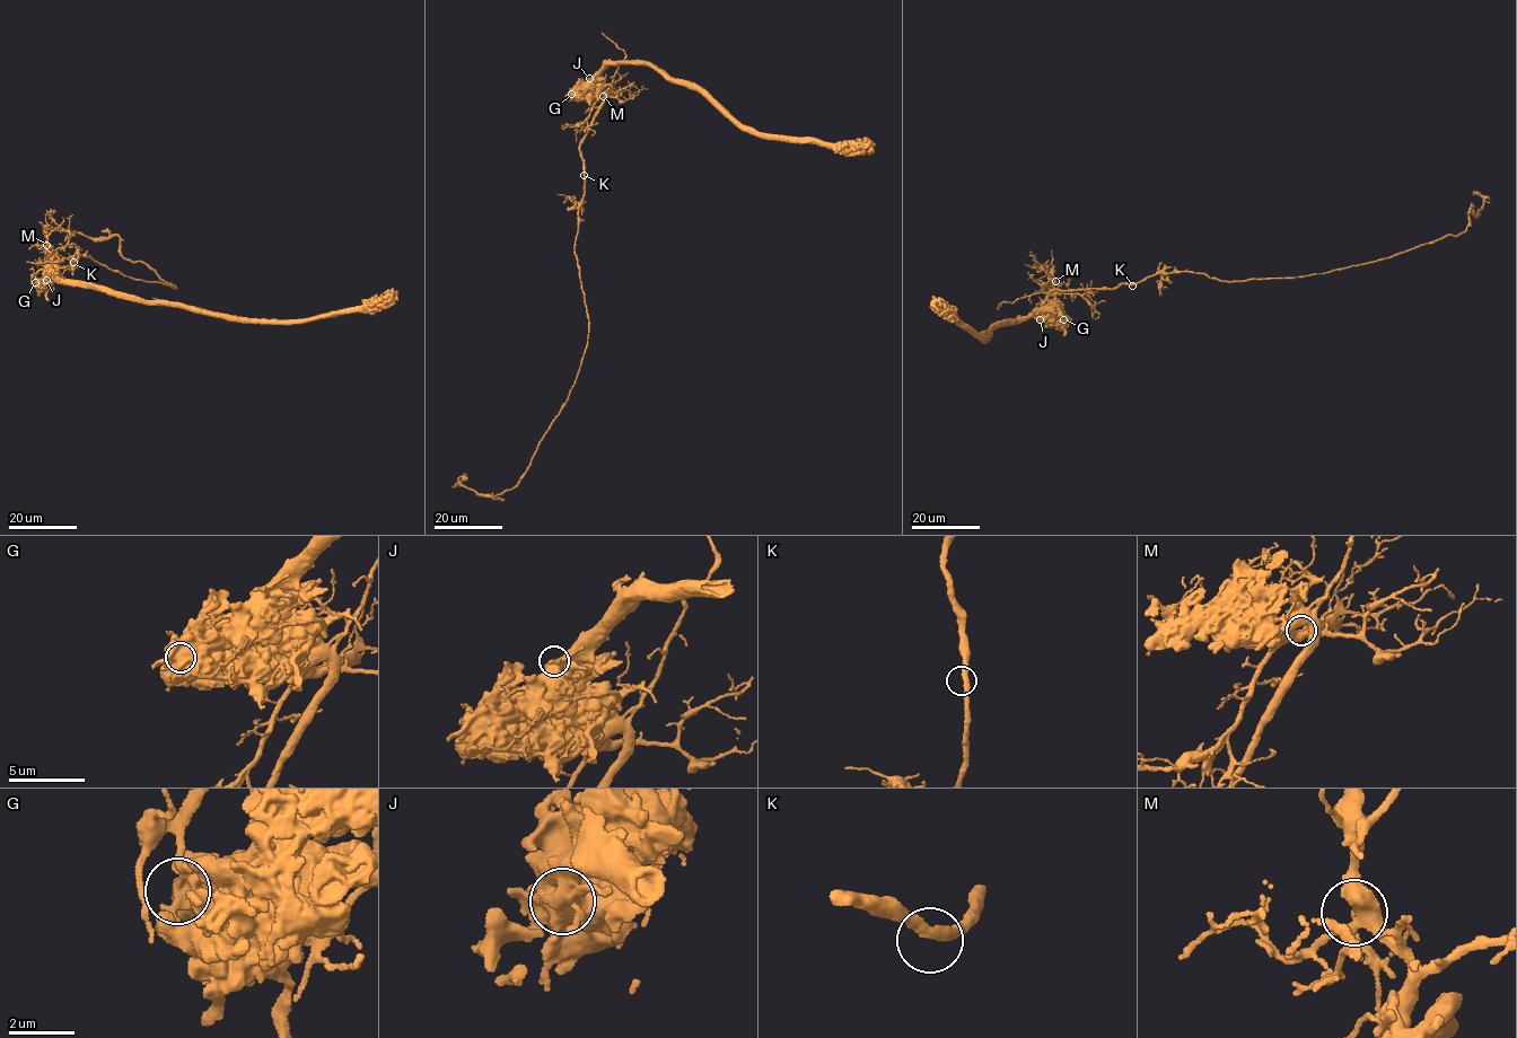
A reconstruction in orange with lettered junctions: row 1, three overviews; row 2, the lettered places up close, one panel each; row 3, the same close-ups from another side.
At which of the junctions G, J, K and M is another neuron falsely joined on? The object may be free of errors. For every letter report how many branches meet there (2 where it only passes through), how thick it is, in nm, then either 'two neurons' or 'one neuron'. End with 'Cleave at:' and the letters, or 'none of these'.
G: 2 branches meet; 550 nm thick; two neurons
J: 2 branches meet; 600 nm thick; one neuron
K: 2 branches meet; 320 nm thick; one neuron
M: 3 branches meet; 440 nm thick; one neuron
Cleave at: G

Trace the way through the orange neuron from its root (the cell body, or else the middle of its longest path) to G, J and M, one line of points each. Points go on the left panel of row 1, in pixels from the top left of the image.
G: (73, 261), (52, 260), (55, 254), (46, 272), (35, 282)
J: (73, 261), (52, 260), (55, 255), (46, 280)
M: (73, 261), (52, 260), (55, 255), (51, 255), (46, 245)

